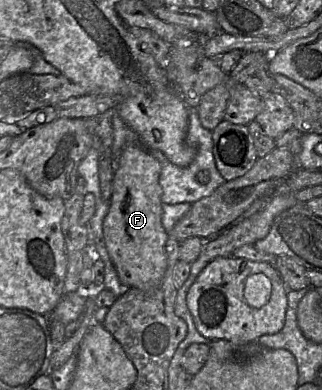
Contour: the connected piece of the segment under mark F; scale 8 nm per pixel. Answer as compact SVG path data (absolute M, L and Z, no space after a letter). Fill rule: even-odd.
M127 145L122 150L114 171L110 206L103 220L103 234L106 249L121 283L141 290L156 288L167 268L166 242L168 232L164 229L162 217L162 188L159 184L161 165L142 145Z

